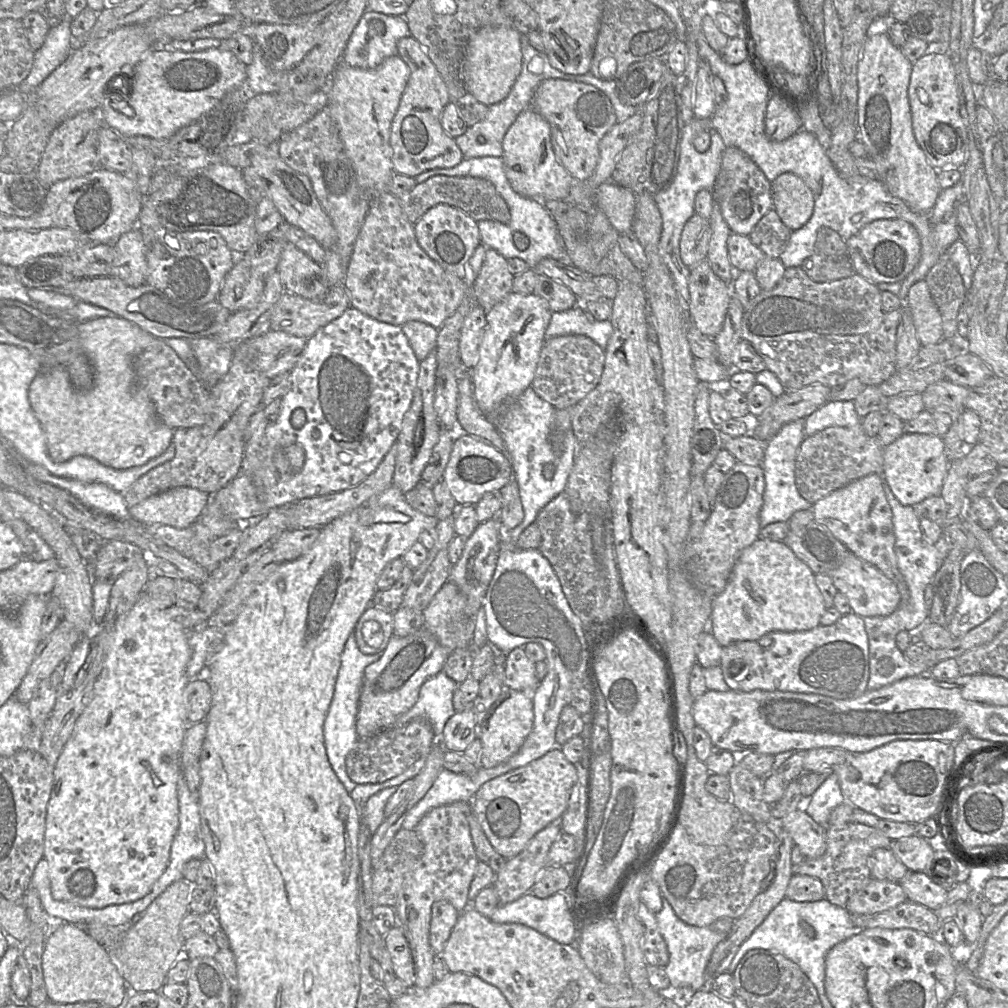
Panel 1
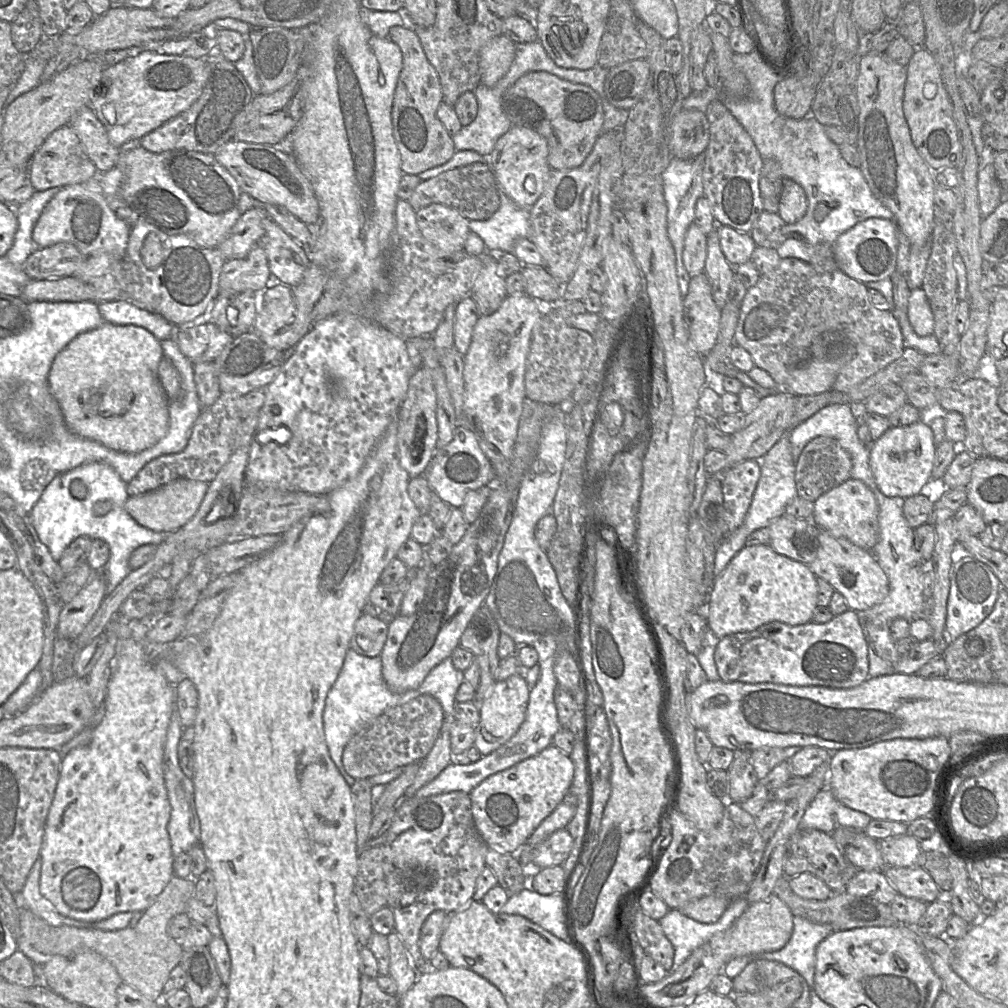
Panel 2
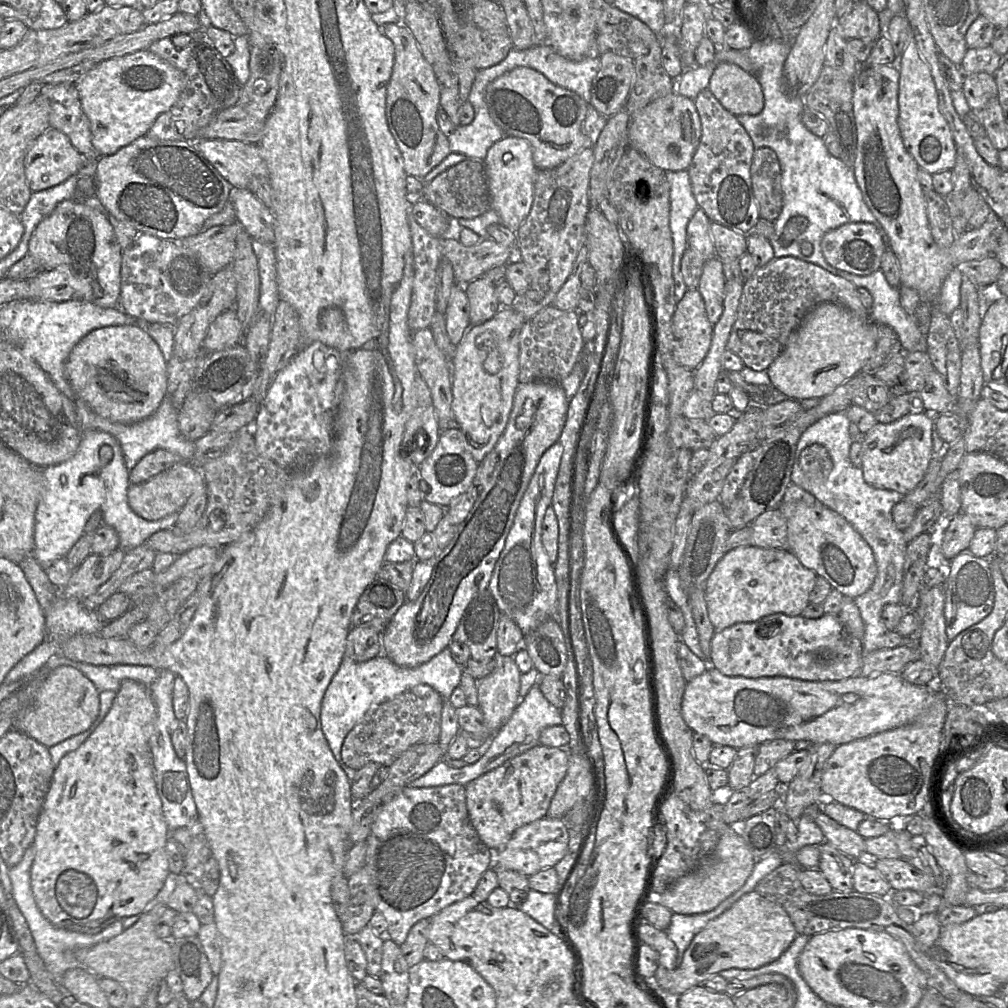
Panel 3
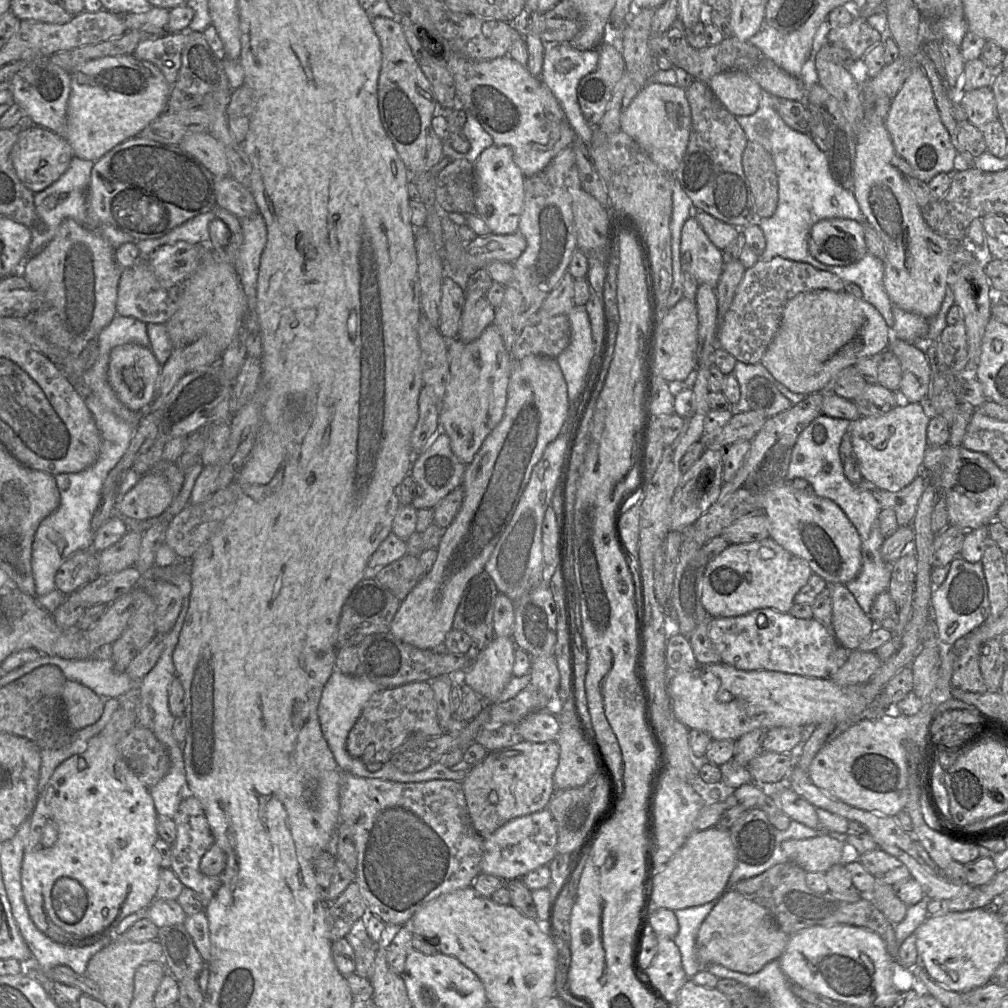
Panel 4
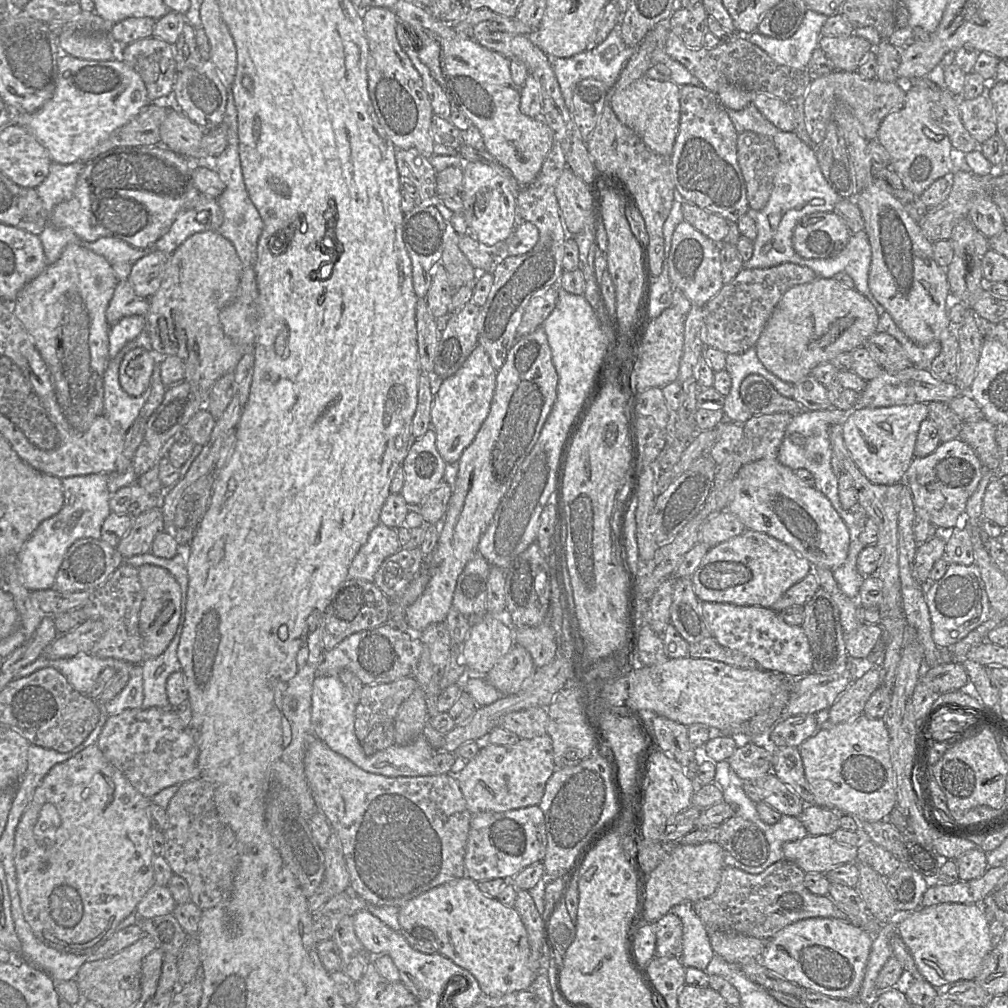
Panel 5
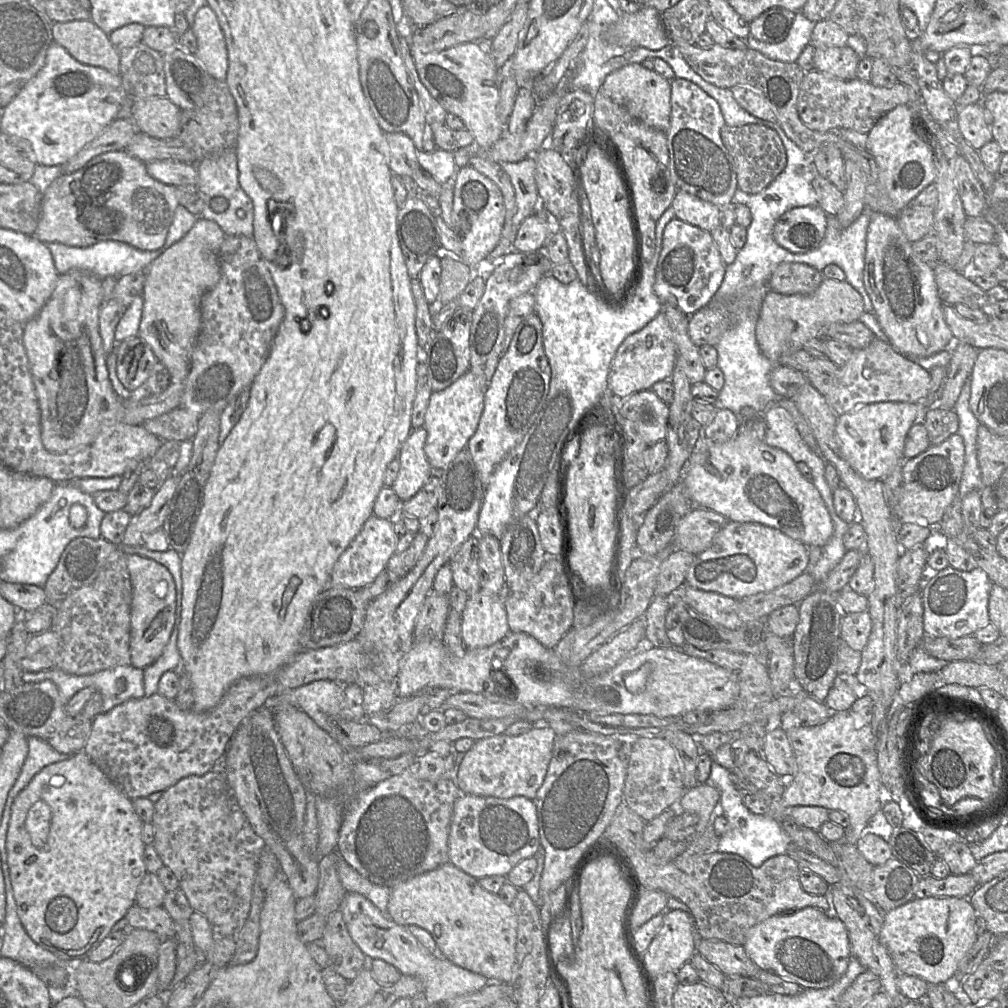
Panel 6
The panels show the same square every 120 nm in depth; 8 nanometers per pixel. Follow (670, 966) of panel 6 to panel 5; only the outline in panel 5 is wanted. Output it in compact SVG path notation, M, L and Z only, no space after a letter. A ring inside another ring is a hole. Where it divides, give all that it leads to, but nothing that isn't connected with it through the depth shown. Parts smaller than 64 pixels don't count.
M668 912L653 923L656 933L655 956L680 957L683 949L683 925L681 919Z

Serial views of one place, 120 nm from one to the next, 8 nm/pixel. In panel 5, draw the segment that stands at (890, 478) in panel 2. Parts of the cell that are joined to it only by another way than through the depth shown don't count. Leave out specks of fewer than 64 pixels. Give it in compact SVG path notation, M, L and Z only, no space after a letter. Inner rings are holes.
M927 403L855 408L847 415L842 424L845 446L856 466L870 482L893 485L905 480L905 474L915 458L920 425L928 419L928 415Z

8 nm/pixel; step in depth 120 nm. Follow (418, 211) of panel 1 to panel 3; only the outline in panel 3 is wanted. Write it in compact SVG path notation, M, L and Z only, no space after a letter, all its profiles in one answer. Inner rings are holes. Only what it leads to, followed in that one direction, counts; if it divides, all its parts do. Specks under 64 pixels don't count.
M466 158L448 168L425 184L423 199L439 208L451 219L472 219L481 216L491 209L484 162L475 158Z

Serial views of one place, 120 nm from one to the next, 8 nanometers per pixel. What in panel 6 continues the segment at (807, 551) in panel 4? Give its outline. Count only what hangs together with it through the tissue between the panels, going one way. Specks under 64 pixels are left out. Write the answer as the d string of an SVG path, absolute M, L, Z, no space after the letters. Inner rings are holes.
M704 427L687 461L686 471L683 474L683 479L682 479L682 482L688 492L688 495L695 507L703 507L706 509L710 509L714 512L723 515L725 518L731 521L755 522L771 528L775 528L781 531L782 533L786 534L790 538L800 541L804 545L815 545L822 548L829 541L829 539L833 534L834 526L830 514L828 512L828 509L825 505L825 502L820 492L812 483L812 481L809 482L802 476L802 474L796 467L796 462L792 459L792 457L788 453L786 453L781 449L769 446L768 444L766 444L765 441L758 440L750 435L738 435L738 433L736 433L736 435L727 442L716 443L706 438L703 435L703 430Z

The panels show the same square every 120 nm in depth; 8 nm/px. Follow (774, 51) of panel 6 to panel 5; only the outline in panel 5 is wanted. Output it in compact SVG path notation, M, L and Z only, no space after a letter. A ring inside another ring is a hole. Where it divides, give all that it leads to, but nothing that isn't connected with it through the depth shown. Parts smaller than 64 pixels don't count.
M808 9L797 31L787 39L772 38L761 34L759 31L754 31L745 36L752 44L760 47L776 62L792 68L807 69L813 51L819 47L819 40L822 36L821 30L827 19L828 16Z

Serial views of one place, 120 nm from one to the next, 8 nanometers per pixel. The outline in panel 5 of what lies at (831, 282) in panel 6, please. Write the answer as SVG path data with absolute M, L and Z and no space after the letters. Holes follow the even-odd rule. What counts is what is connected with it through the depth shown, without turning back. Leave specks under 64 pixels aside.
M818 277L784 293L756 342L757 356L769 372L794 385L818 364L862 347L877 331L878 319L875 307L856 289L843 287L834 278Z

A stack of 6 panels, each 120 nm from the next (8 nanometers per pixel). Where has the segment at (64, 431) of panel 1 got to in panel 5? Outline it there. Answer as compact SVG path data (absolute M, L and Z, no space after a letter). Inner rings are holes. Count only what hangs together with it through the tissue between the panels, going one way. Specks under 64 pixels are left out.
M136 347L128 351L119 366L119 382L130 396L137 397L148 388L155 365L155 359L144 348Z

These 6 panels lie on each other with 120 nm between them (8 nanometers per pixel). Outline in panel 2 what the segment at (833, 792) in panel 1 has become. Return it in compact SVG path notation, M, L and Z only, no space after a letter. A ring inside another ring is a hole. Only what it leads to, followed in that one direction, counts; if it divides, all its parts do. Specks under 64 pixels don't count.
M828 787L820 790L807 806L800 822L800 829L816 829L832 833L836 828L834 810L838 803Z

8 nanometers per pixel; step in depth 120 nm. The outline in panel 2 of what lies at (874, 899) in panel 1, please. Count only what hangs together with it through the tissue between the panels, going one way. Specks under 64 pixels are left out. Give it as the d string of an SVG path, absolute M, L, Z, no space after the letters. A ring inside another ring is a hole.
M858 870L845 887L853 896L870 897L884 904L891 904L897 890L881 870Z

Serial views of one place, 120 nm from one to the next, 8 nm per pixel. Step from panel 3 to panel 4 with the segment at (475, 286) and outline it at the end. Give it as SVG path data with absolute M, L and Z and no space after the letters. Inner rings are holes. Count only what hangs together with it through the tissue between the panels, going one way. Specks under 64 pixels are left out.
M468 293L457 338L466 343L476 340L494 321L495 311L486 294Z

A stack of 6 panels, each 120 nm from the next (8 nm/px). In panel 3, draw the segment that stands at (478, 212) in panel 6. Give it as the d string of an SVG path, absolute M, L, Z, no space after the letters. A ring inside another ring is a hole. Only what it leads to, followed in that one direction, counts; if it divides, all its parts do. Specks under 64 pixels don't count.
M505 135L495 142L483 160L490 193L490 208L495 210L507 228L516 231L530 213L535 175L538 171L533 162L532 147L524 139Z

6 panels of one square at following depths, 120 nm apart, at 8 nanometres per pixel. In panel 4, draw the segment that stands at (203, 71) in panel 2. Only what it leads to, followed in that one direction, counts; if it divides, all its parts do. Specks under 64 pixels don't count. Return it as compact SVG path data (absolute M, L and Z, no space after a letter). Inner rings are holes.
M131 55L103 57L90 60L69 73L70 95L64 138L70 144L74 157L96 161L116 145L133 138L160 114L168 104L171 86L161 71L152 63Z

